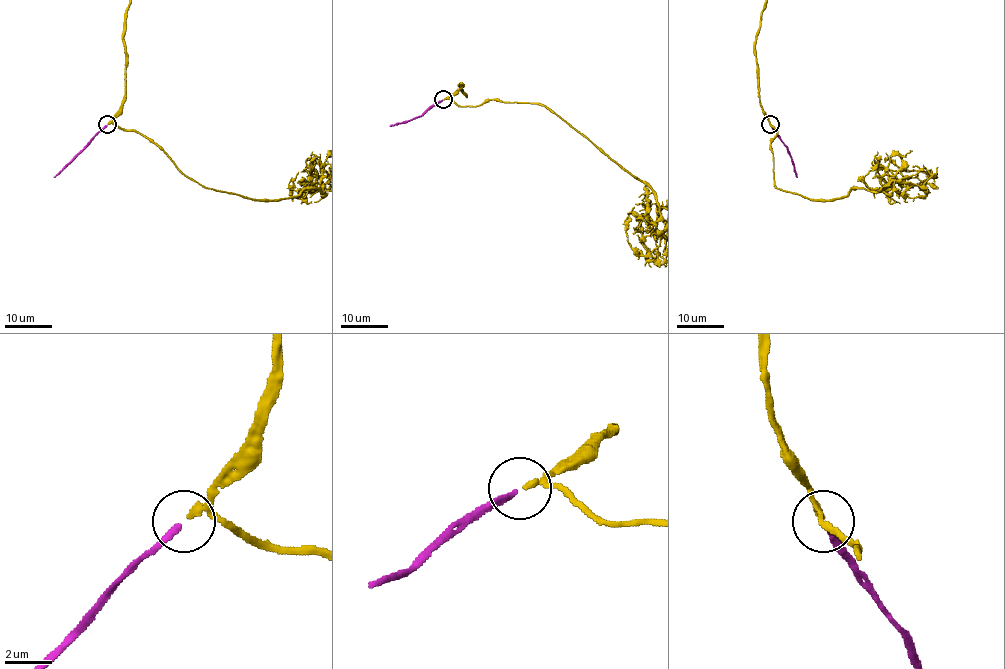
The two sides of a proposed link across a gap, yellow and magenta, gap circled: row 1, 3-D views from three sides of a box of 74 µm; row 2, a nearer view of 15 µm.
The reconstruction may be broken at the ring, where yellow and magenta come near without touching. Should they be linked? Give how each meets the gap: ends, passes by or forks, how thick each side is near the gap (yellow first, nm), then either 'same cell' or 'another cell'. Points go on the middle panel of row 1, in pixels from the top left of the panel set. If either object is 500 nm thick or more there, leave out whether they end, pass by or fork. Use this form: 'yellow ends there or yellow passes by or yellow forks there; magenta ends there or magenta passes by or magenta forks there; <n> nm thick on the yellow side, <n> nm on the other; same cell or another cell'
yellow ends there; magenta ends there; 240 nm thick on the yellow side, 260 nm on the other; same cell

